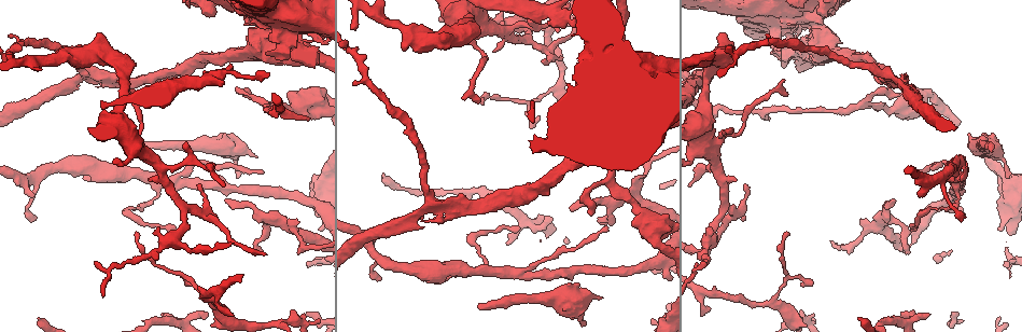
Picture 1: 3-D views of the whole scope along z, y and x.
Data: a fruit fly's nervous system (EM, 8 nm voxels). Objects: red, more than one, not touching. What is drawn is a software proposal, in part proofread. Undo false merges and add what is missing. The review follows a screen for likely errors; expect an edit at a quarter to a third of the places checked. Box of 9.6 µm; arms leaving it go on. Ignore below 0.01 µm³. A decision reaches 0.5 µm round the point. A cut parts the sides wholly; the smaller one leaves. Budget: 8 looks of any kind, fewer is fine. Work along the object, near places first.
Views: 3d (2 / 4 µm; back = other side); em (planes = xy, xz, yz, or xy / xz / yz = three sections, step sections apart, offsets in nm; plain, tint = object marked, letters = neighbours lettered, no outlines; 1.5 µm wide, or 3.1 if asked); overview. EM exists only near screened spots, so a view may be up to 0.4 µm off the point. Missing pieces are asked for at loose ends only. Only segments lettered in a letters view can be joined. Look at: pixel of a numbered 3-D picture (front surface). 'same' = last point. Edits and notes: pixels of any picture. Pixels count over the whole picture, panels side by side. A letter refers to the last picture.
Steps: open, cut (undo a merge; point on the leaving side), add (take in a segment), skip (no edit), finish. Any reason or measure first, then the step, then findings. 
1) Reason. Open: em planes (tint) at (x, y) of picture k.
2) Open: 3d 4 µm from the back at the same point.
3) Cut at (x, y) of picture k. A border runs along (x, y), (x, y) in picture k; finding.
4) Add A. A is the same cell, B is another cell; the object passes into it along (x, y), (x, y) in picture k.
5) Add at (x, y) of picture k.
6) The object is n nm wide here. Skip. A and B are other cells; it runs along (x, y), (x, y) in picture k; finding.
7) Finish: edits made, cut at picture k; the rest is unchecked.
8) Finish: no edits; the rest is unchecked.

Branch stops here. Open: 3d 4 µm at (592, 214) of picture 1.

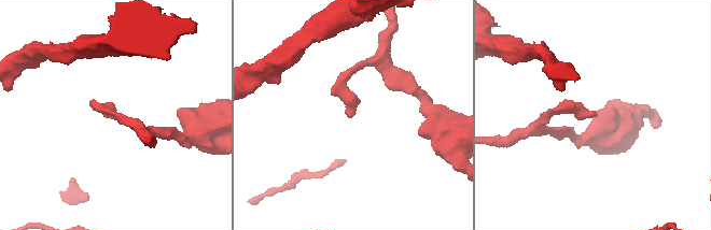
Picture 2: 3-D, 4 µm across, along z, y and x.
Open: em yz step 4 (tint) at (594, 114) of picture 2.

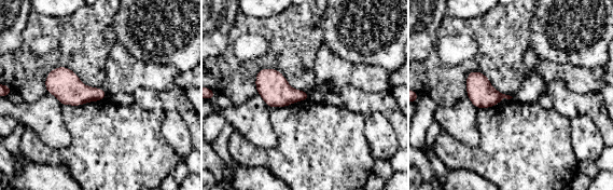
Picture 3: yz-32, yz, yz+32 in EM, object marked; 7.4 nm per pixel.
Another direction. Open: em planes (letters) at the same point.

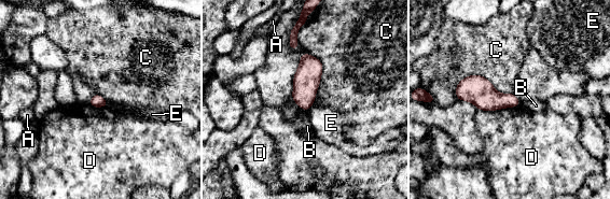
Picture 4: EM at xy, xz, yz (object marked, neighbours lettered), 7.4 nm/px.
The object is 90 nm wide here. Skip. A, B, C, D and E are other cells; a border runs along (518, 104), (512, 108), (477, 110) in picture 4; none of them fits.

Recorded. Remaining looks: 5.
Two arms at a narrow angle. Open: 3d 4 µm at (462, 269) of picture 1.

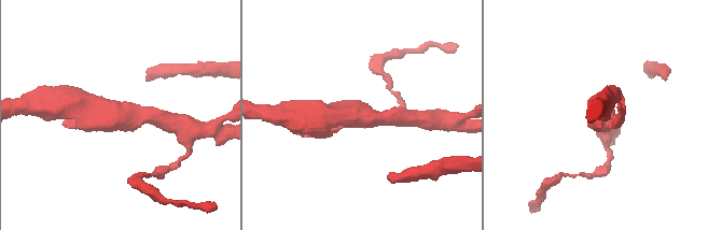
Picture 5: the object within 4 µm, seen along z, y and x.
Open: em planes (letters) at (360, 113) of picture 5.

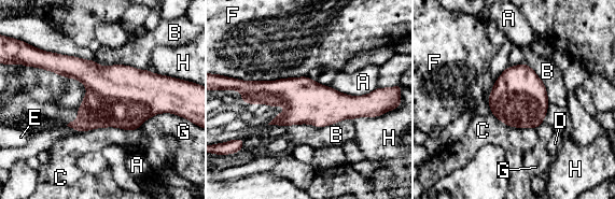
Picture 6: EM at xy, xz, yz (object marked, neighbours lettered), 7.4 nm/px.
Skip. A, B, C, D, E, F, G and H are other cells; it runs along (247, 89), (372, 104) in picture 6; one neuron here.

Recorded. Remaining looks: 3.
Free end. Open: em xy step 4 (letters) at (601, 297) of picture 1.

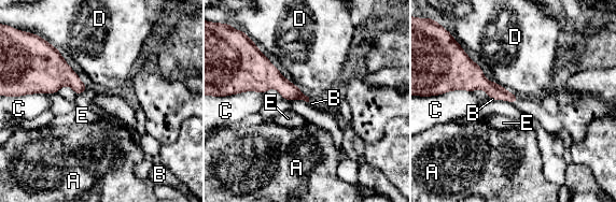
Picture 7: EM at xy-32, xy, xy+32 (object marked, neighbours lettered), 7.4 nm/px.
Add B. B is the same cell, A, C, D and E are other cells; the object passes into it along (493, 90), (517, 101), (528, 106) in picture 7; it goes on there.

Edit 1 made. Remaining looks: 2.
Finish: edits made, add at picture 7; the rest is unchecked.

